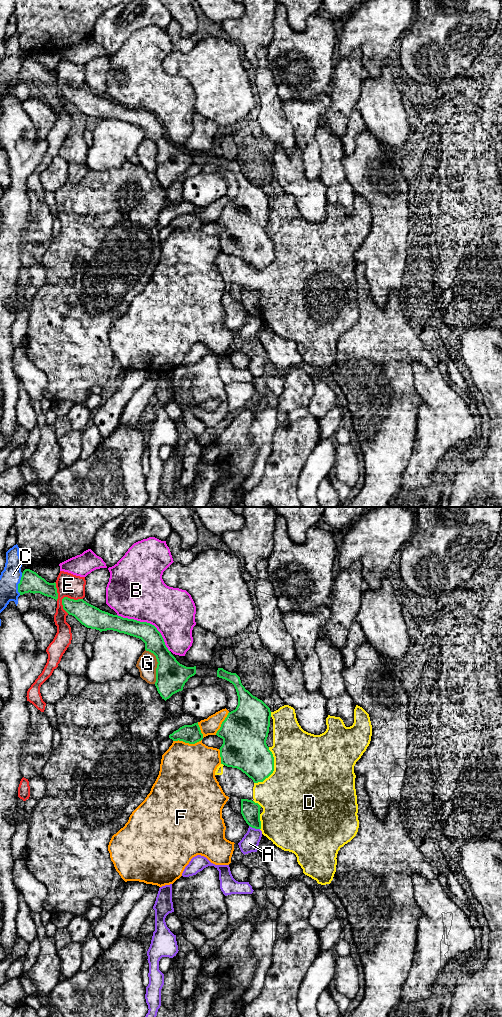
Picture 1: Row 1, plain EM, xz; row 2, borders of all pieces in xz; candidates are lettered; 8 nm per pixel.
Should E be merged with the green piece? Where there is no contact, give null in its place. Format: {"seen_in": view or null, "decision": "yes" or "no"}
{"seen_in": "xz", "decision": "no"}

